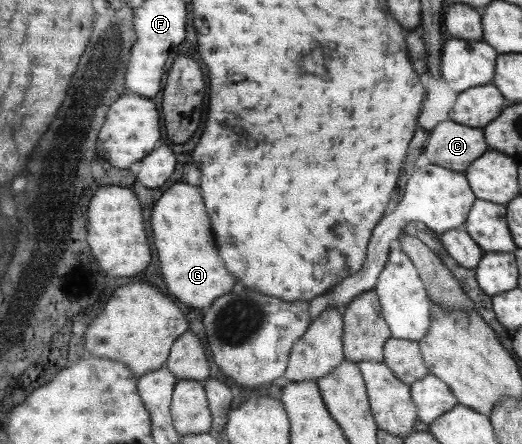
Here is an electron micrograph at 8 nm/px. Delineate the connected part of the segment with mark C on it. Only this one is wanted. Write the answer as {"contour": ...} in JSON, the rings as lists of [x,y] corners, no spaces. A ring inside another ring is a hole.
{"contour":[[[445,120],[424,141],[423,152],[433,165],[465,173],[470,165],[490,150],[485,130]]]}

